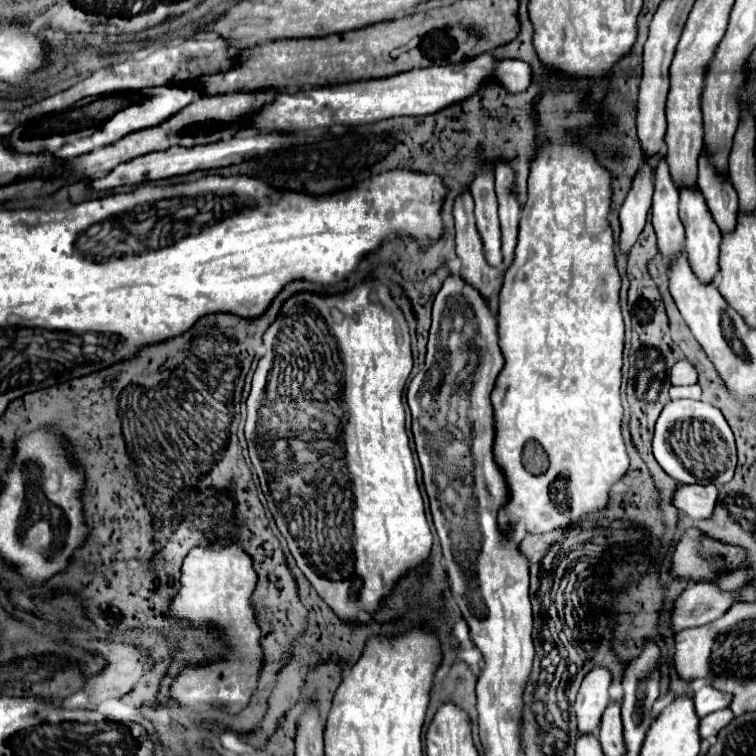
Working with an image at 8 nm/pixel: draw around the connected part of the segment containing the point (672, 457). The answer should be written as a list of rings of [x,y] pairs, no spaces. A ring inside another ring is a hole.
[[[670,400],[660,412],[652,438],[652,452],[666,474],[680,482],[712,480],[726,474],[726,482],[736,468],[736,446],[732,430],[722,412],[700,400]]]

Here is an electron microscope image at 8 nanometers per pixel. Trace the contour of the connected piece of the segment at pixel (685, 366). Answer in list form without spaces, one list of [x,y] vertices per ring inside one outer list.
[[[680,360],[670,368],[670,382],[674,386],[682,386],[682,384],[696,384],[696,370],[688,360]]]

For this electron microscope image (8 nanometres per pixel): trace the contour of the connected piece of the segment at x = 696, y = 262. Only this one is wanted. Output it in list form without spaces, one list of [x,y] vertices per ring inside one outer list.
[[[680,186],[680,220],[686,228],[686,254],[702,282],[712,282],[718,278],[718,256],[720,256],[720,228],[714,224],[710,210],[706,208],[706,200],[698,188]]]

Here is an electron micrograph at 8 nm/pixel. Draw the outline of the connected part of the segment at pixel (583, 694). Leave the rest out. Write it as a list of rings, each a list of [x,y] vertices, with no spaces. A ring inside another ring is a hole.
[[[594,668],[592,672],[586,674],[578,698],[574,702],[576,710],[576,720],[578,720],[578,734],[596,734],[600,728],[602,712],[606,710],[610,698],[608,698],[608,688],[610,688],[610,672],[608,668]]]

